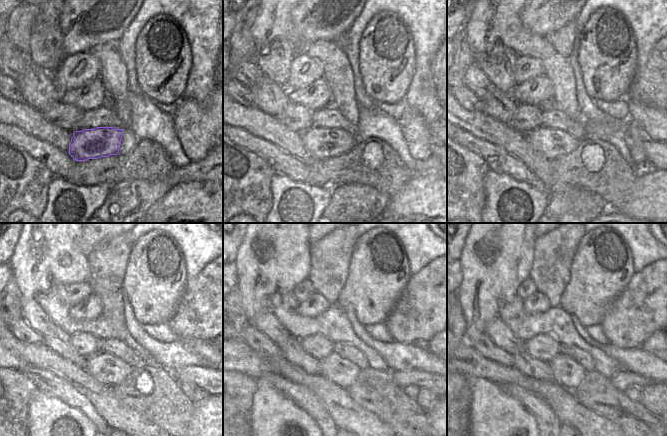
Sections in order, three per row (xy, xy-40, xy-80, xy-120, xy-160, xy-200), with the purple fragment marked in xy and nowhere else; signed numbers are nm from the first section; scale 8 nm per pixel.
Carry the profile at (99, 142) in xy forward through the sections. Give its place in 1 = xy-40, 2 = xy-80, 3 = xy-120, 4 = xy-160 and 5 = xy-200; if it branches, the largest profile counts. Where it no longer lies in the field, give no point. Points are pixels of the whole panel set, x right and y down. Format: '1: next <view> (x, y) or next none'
1: next xy-40 (321, 143)
2: next xy-80 (552, 144)
3: next xy-120 (106, 368)
4: next xy-160 (342, 372)
5: next xy-200 (567, 373)

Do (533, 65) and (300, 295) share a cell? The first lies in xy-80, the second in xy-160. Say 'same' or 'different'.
same

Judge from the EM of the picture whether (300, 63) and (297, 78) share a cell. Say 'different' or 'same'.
same

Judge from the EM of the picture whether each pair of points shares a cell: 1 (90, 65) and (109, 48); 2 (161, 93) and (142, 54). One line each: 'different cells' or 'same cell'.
1: different cells
2: same cell

